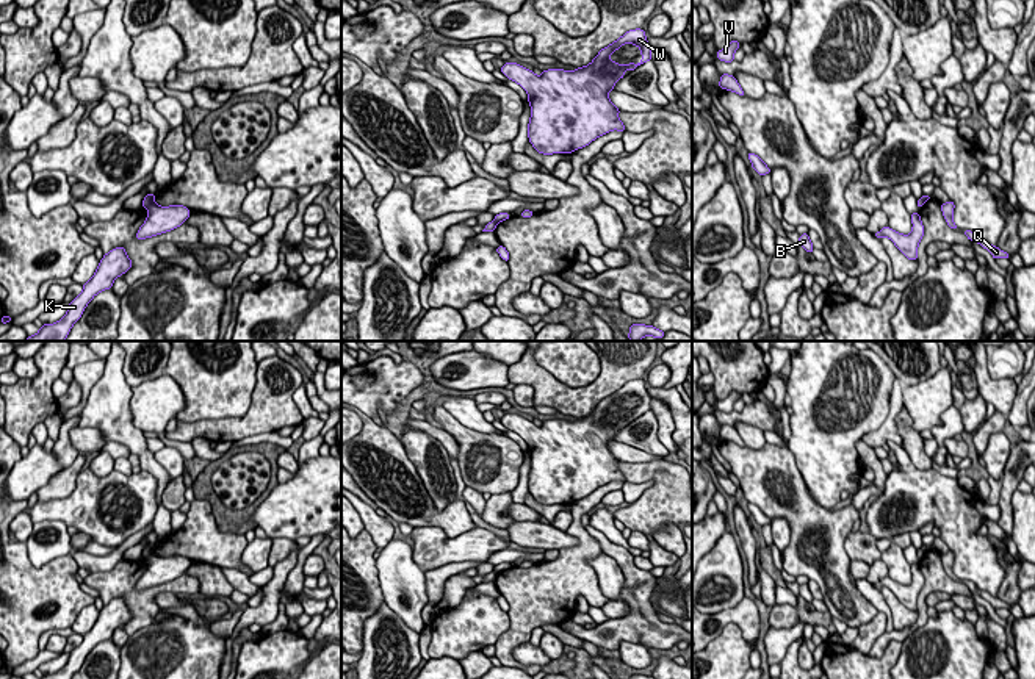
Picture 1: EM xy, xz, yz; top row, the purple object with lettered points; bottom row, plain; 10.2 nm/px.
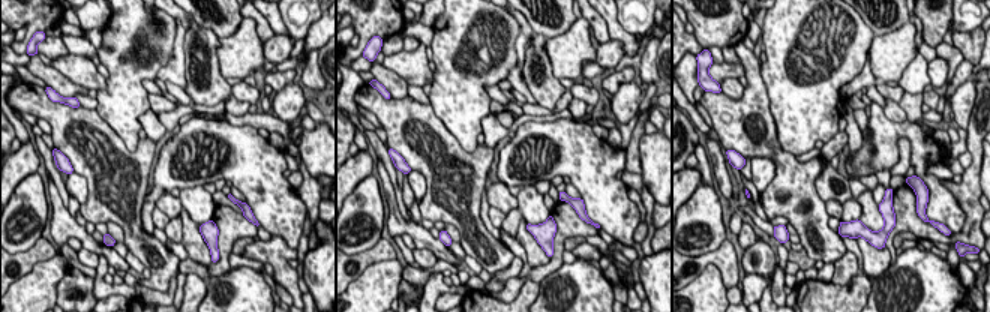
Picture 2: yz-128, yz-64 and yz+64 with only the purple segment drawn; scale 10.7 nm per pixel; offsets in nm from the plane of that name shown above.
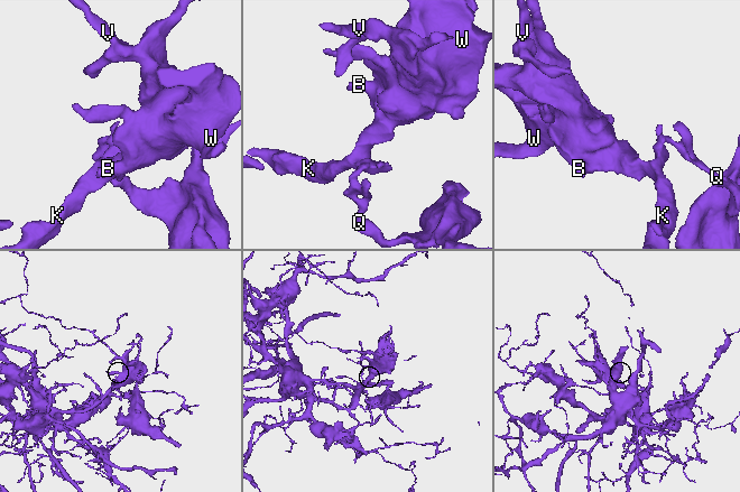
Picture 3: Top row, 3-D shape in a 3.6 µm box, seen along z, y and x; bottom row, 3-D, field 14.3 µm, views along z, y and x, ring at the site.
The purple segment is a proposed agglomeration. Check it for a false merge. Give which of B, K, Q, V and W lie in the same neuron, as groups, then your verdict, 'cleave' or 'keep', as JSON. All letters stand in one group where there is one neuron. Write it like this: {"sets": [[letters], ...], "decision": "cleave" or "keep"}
{"sets": [["B", "K", "V", "W"], ["Q"]], "decision": "cleave"}

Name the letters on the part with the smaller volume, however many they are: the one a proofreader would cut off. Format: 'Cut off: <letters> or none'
Cut off: Q

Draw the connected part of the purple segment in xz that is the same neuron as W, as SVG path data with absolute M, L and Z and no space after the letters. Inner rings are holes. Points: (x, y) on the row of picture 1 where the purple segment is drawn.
M636 28L601 48L590 64L576 70L548 69L539 77L517 63L504 63L499 70L528 92L528 138L532 147L543 155L568 155L612 130L625 131L618 119L620 110L608 94L625 77L625 70L631 72L650 59L651 45L645 31ZM623 44L640 48L642 59L637 64L629 61L622 66L609 59Z

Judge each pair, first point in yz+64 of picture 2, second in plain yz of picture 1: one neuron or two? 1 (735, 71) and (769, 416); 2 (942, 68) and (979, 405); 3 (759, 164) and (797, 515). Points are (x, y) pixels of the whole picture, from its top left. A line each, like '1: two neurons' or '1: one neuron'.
1: one neuron
2: one neuron
3: two neurons

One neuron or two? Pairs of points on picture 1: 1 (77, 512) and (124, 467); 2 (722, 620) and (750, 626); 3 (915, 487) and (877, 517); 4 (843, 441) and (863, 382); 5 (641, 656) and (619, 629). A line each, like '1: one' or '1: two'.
1: two
2: one
3: one
4: one
5: two

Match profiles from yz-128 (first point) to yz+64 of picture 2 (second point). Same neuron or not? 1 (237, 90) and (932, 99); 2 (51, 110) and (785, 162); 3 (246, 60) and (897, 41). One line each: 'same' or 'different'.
1: same
2: same
3: same

